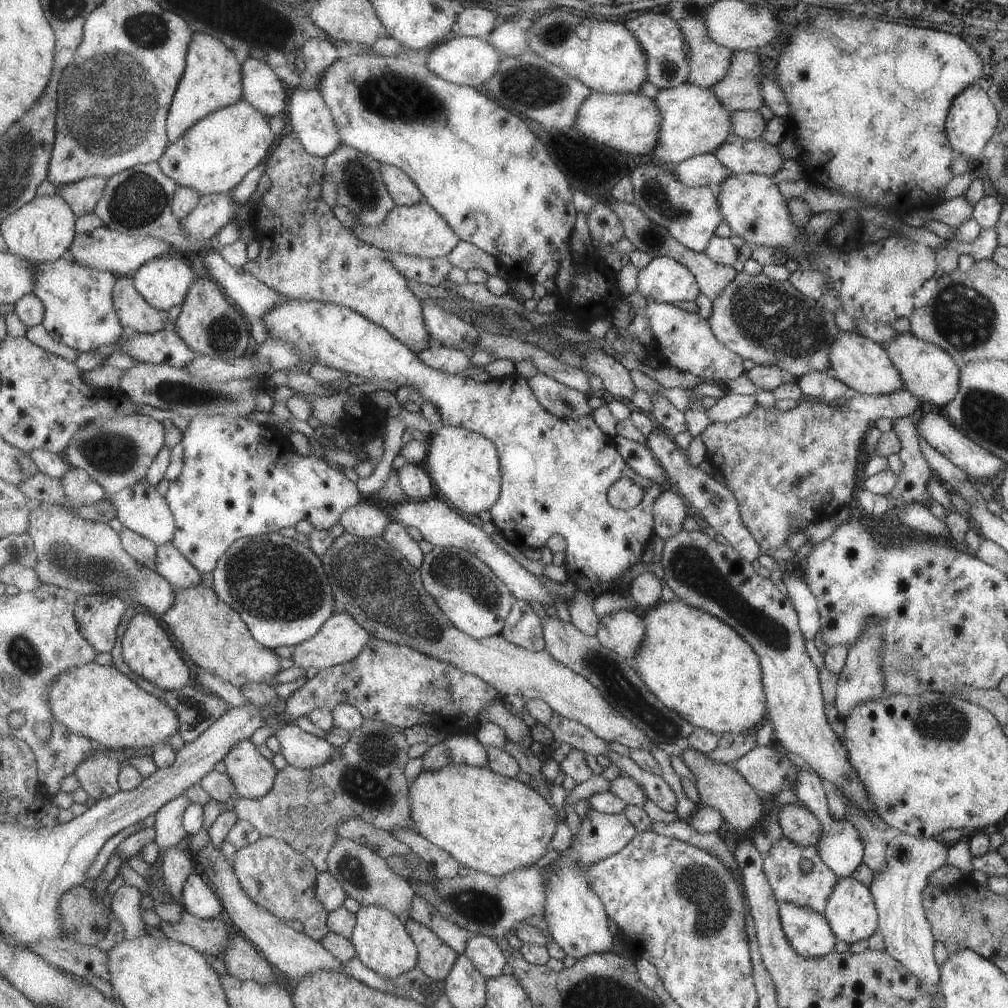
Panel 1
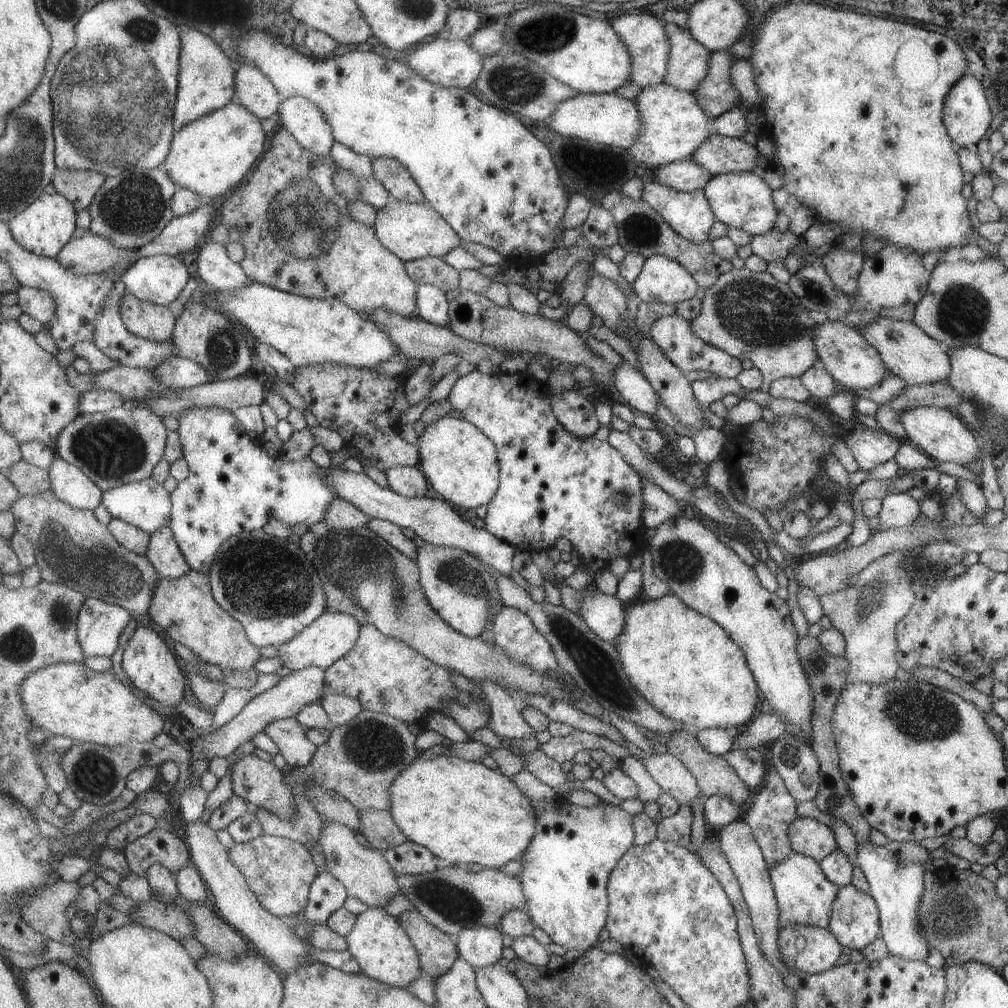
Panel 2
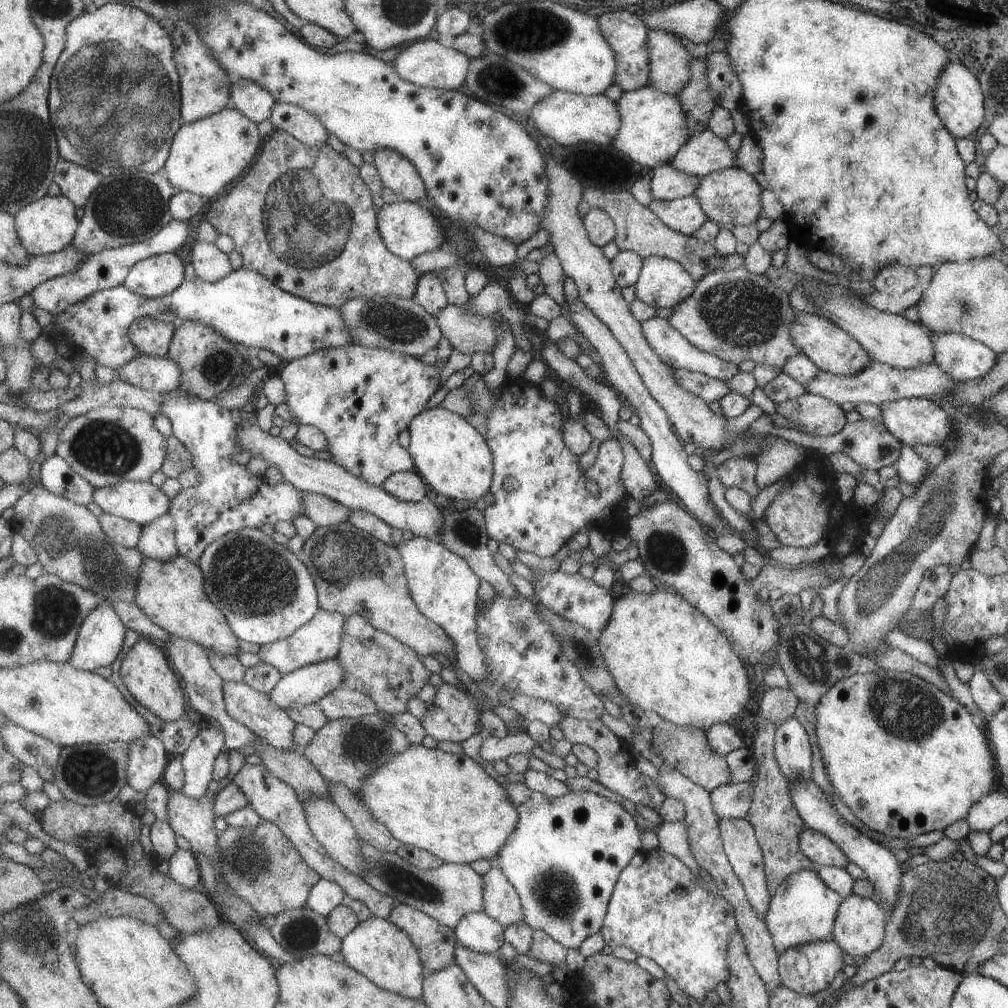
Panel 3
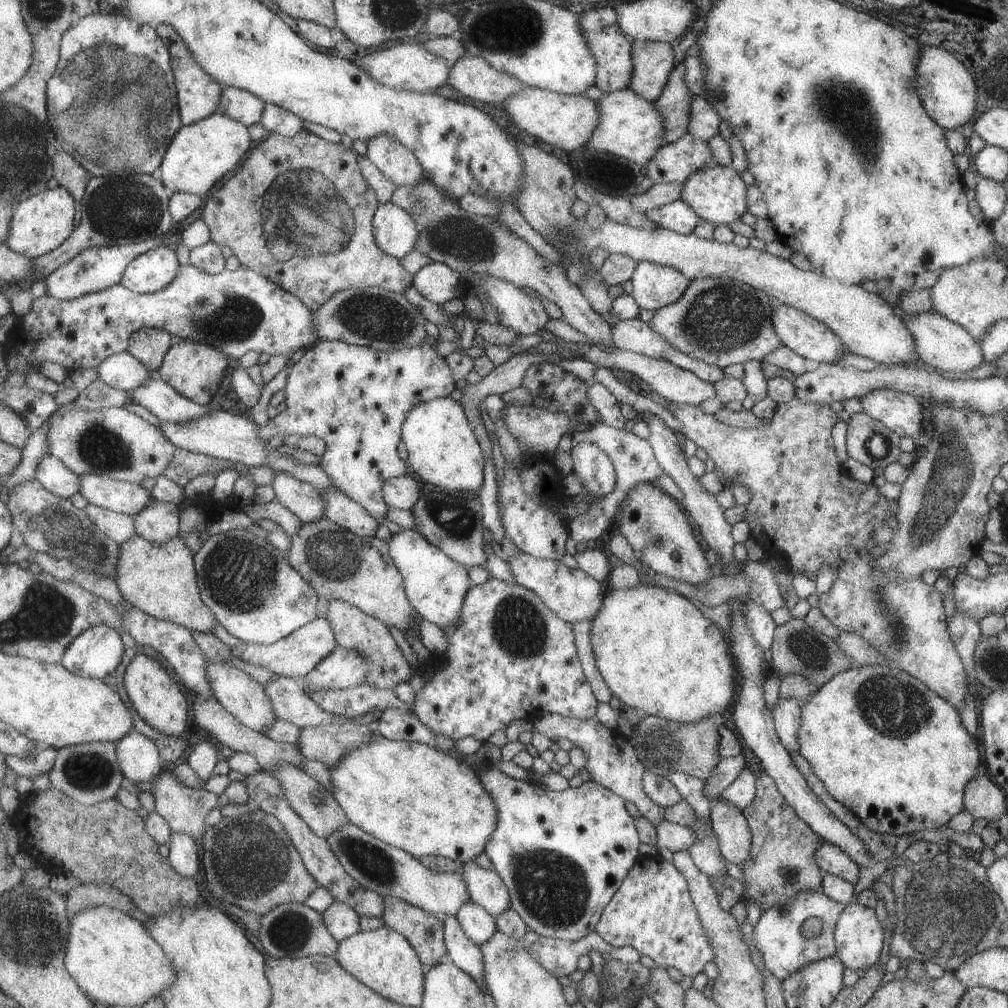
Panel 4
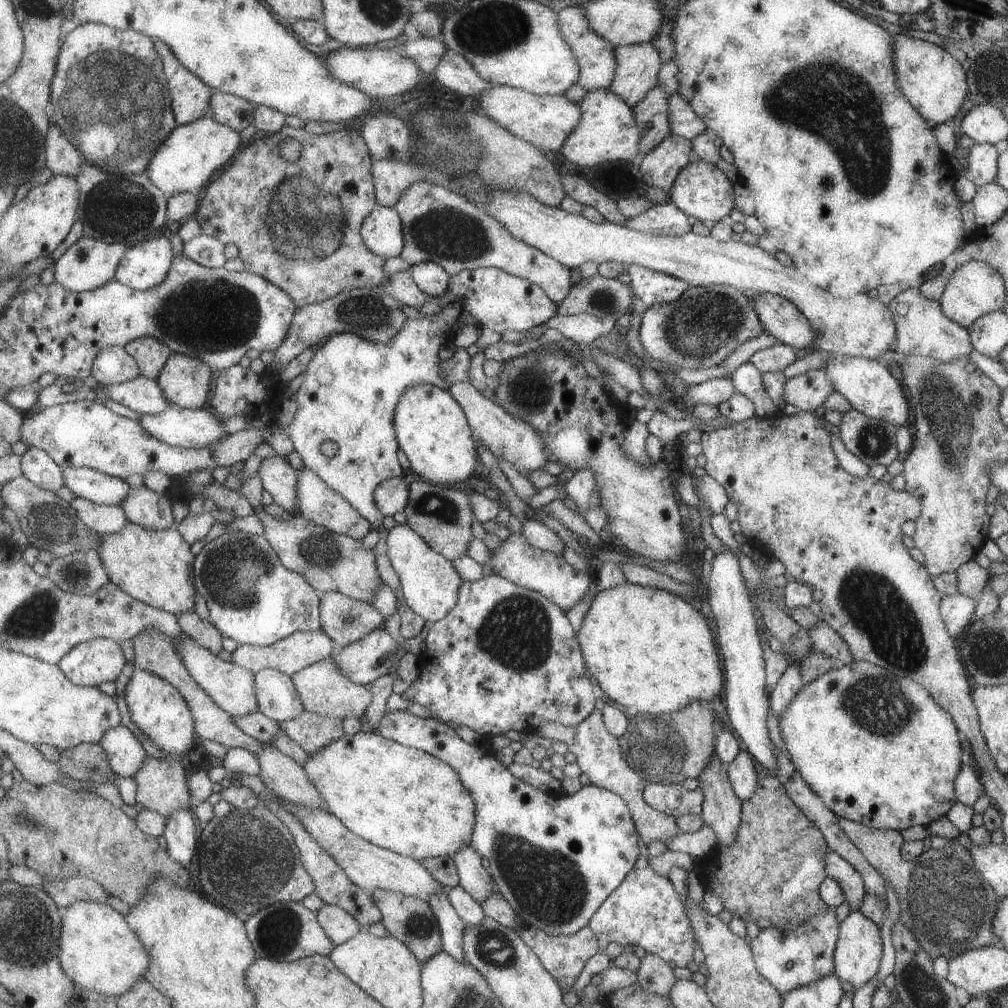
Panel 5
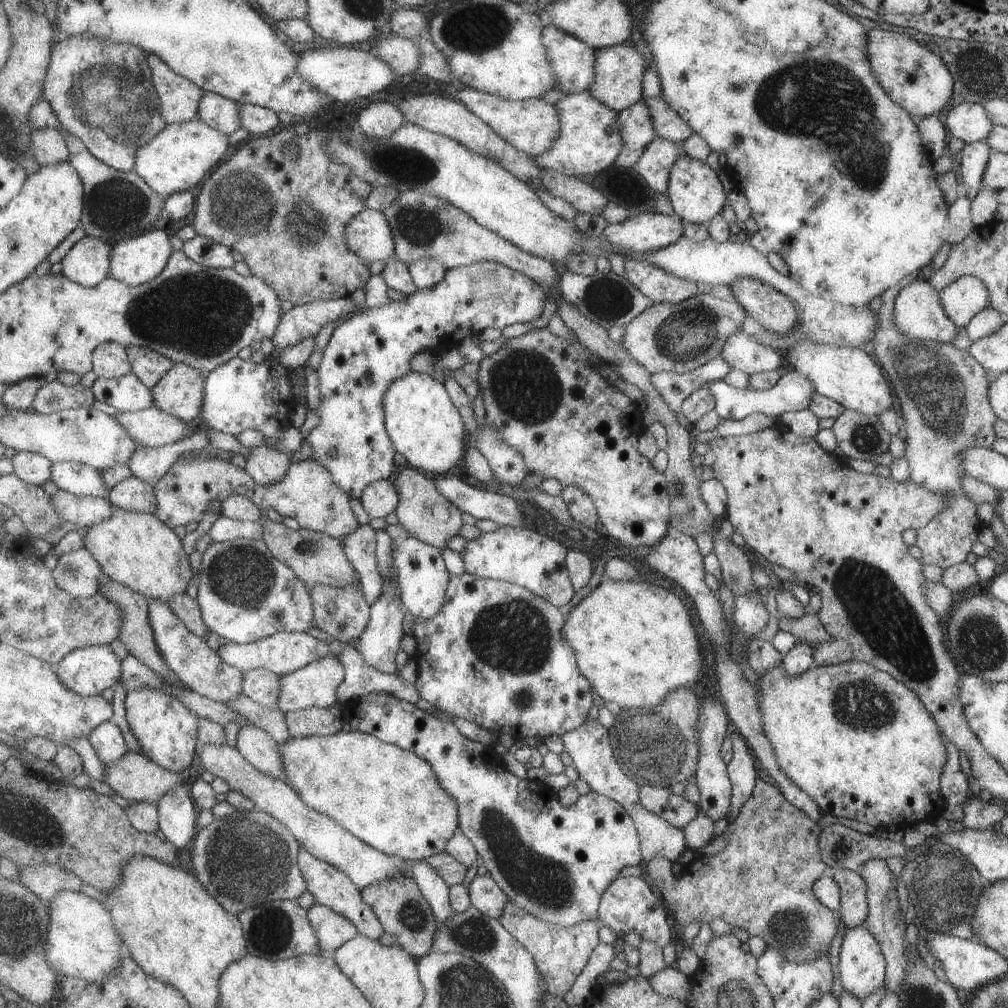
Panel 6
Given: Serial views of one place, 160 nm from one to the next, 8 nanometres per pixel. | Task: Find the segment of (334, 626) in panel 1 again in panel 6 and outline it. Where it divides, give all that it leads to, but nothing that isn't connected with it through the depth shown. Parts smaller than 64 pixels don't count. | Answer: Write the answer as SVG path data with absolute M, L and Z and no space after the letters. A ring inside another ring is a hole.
M279 631L271 636L260 638L250 643L230 641L227 644L222 644L218 653L227 664L236 666L239 670L248 671L264 668L269 669L280 677L310 665L320 658L329 655L336 656L329 643L325 644L325 642L317 640L317 638L313 638L313 636L303 631Z

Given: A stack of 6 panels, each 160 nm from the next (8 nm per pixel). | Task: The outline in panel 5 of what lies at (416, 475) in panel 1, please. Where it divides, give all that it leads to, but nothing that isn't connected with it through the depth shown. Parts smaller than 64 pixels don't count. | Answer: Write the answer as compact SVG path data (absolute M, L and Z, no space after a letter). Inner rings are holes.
M403 477L383 481L375 491L375 502L384 516L403 513L410 501L410 484Z

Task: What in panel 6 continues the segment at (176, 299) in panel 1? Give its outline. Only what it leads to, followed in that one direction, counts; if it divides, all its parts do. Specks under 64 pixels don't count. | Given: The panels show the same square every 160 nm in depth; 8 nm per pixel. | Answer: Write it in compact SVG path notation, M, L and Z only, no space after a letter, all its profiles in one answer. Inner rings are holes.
M152 229L138 237L123 240L114 247L111 276L128 285L145 284L157 278L166 269L174 251L171 237L165 229Z

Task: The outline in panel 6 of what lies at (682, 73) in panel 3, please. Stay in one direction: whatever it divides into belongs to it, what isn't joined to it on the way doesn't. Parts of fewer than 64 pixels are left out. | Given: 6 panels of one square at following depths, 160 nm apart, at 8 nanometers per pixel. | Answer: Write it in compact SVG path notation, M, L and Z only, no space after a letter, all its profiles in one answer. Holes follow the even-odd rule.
M626 43L598 49L594 54L594 82L585 91L618 113L641 100L641 77L649 69L643 66L641 56Z

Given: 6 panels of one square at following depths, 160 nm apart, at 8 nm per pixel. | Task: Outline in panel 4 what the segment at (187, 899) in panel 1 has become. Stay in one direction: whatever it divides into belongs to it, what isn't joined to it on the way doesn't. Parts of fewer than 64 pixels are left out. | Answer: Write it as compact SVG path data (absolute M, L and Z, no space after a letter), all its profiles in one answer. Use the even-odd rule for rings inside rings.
M174 832L169 842L169 855L175 870L186 877L194 877L201 870L202 856L194 836Z

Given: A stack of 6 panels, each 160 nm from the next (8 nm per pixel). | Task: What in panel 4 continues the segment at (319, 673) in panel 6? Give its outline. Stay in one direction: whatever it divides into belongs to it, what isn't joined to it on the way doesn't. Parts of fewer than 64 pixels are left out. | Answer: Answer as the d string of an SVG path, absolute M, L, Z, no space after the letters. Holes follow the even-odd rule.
M367 683L346 689L313 689L305 688L310 697L328 713L355 718L371 712L373 708L385 706L404 710L412 707L395 697L391 689L380 689Z

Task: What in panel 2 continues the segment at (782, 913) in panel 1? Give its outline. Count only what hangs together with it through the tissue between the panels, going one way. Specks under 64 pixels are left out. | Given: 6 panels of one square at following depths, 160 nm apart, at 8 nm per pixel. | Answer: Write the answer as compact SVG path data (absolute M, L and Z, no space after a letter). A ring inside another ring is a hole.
M809 925L779 930L776 943L787 967L810 975L837 965L842 947L828 929Z

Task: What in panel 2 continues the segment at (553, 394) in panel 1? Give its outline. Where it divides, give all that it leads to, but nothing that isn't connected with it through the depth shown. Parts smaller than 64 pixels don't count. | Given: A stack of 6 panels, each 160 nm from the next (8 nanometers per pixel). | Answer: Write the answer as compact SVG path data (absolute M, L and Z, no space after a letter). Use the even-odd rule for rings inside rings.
M577 388L560 395L549 394L549 398L556 418L568 432L578 439L593 437L600 426L591 402Z

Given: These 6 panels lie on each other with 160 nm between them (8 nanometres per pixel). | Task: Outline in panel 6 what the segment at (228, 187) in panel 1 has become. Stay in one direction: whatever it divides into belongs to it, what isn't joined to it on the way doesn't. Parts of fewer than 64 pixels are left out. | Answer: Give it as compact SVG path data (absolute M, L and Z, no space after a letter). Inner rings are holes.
M203 119L171 123L150 143L138 148L136 154L136 171L142 176L155 192L165 198L179 191L186 191L193 186L199 186L209 177L207 174L225 158L229 150L229 137Z

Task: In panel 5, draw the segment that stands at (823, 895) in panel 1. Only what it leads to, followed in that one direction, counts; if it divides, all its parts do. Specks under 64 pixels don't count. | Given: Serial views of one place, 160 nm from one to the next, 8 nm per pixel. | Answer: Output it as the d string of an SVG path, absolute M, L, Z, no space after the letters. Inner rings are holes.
M826 908L823 913L809 917L809 920L791 928L787 934L781 933L776 927L759 930L750 943L755 968L780 995L810 985L834 972L833 953L838 939L838 924L833 909Z

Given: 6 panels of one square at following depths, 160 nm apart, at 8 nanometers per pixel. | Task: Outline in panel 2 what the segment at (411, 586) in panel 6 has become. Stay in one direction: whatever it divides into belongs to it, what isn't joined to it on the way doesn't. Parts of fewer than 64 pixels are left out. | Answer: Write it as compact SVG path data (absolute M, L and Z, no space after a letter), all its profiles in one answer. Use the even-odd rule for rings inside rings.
M425 543L417 549L415 562L427 600L443 620L469 638L481 637L490 616L498 615L504 607L496 576L488 571L479 557L447 545ZM493 607L498 610L493 611ZM494 680L479 684L490 705L490 724L498 736L513 741L535 739L535 729L527 722L522 710L517 708L511 695Z

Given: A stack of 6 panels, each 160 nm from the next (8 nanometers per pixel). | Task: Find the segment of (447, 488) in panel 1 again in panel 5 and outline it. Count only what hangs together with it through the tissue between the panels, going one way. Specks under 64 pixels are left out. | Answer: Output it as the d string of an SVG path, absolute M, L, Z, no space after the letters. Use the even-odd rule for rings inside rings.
M431 383L410 386L402 394L396 406L395 430L398 434L400 448L410 461L411 469L427 482L435 482L435 484L448 487L463 487L467 480L475 474L477 464L479 464L479 452L475 444L473 429L466 411L455 400L454 394L449 389Z

